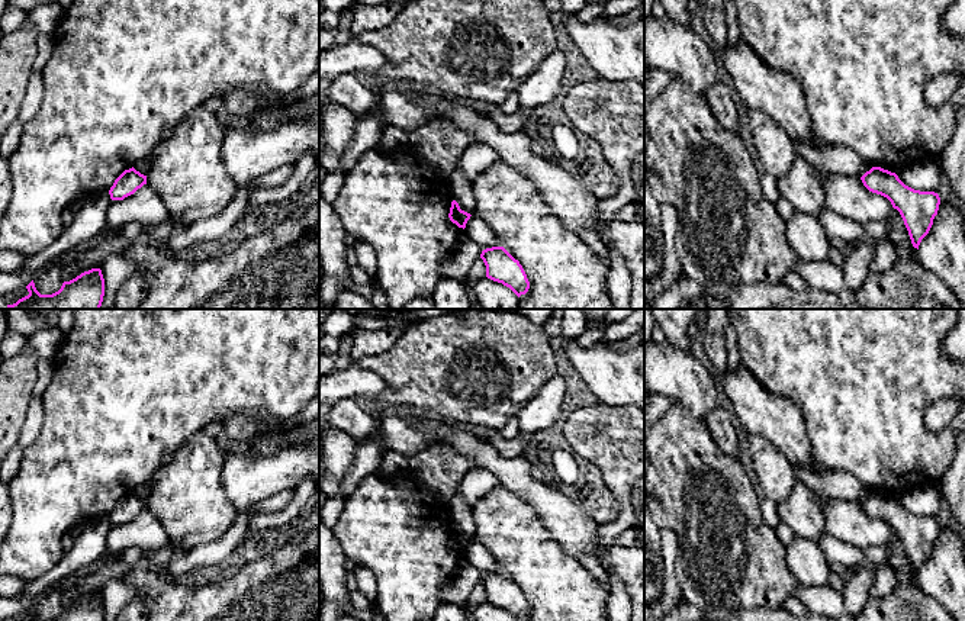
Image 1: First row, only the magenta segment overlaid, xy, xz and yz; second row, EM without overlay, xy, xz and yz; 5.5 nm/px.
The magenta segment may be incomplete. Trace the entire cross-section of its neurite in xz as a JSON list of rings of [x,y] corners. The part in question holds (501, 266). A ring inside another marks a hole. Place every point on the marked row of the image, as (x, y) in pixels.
[[[504,247],[486,248],[480,258],[488,279],[509,287],[518,297],[528,292],[530,281],[522,266]]]

